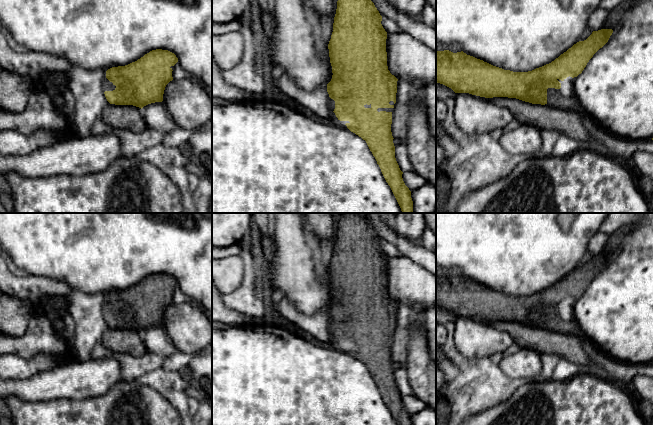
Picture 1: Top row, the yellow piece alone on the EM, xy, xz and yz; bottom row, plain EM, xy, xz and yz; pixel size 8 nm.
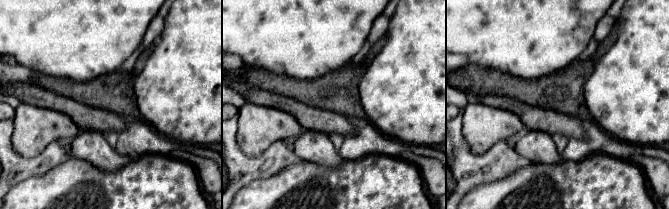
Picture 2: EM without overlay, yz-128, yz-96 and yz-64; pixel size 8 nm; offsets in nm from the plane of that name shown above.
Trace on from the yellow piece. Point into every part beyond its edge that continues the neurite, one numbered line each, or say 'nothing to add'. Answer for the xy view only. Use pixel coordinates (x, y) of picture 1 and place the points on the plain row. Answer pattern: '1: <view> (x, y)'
1: xy (107, 309)

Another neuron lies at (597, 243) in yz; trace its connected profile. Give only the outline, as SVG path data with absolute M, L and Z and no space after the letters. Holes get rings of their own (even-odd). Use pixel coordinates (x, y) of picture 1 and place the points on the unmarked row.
M598 231L589 241L588 249L592 255L601 254L604 251L604 247L607 243L608 235L601 231Z

